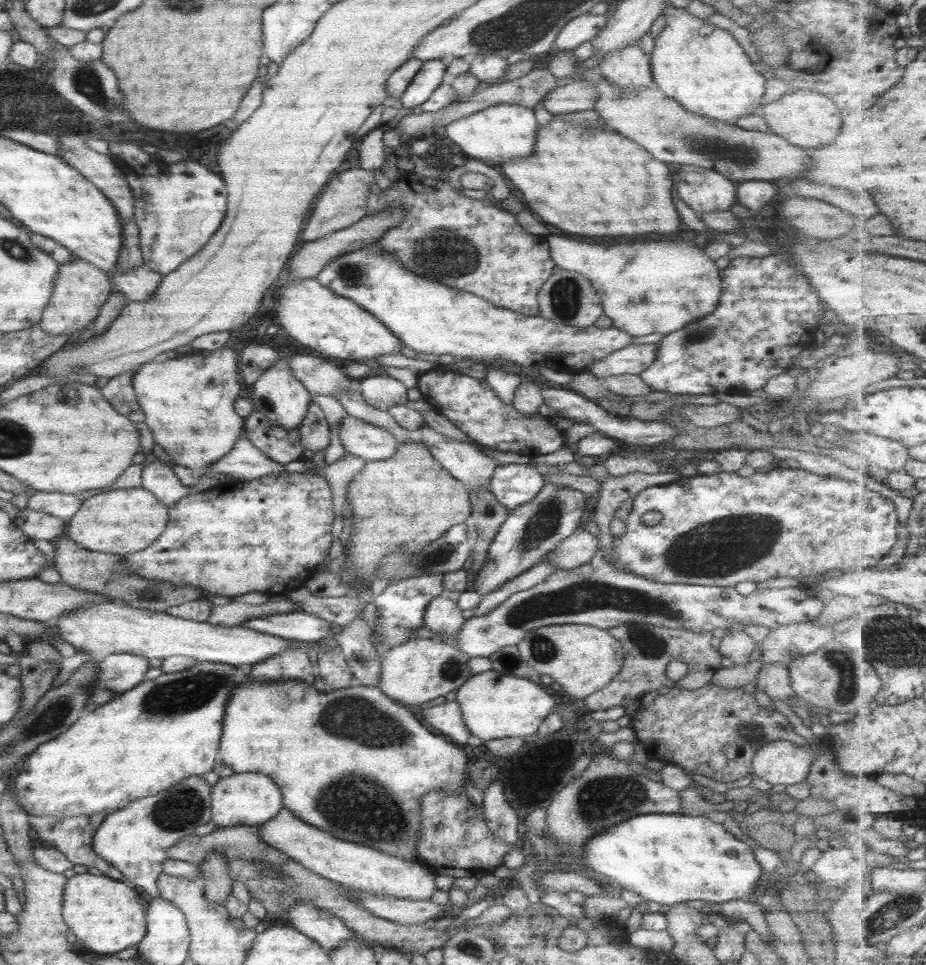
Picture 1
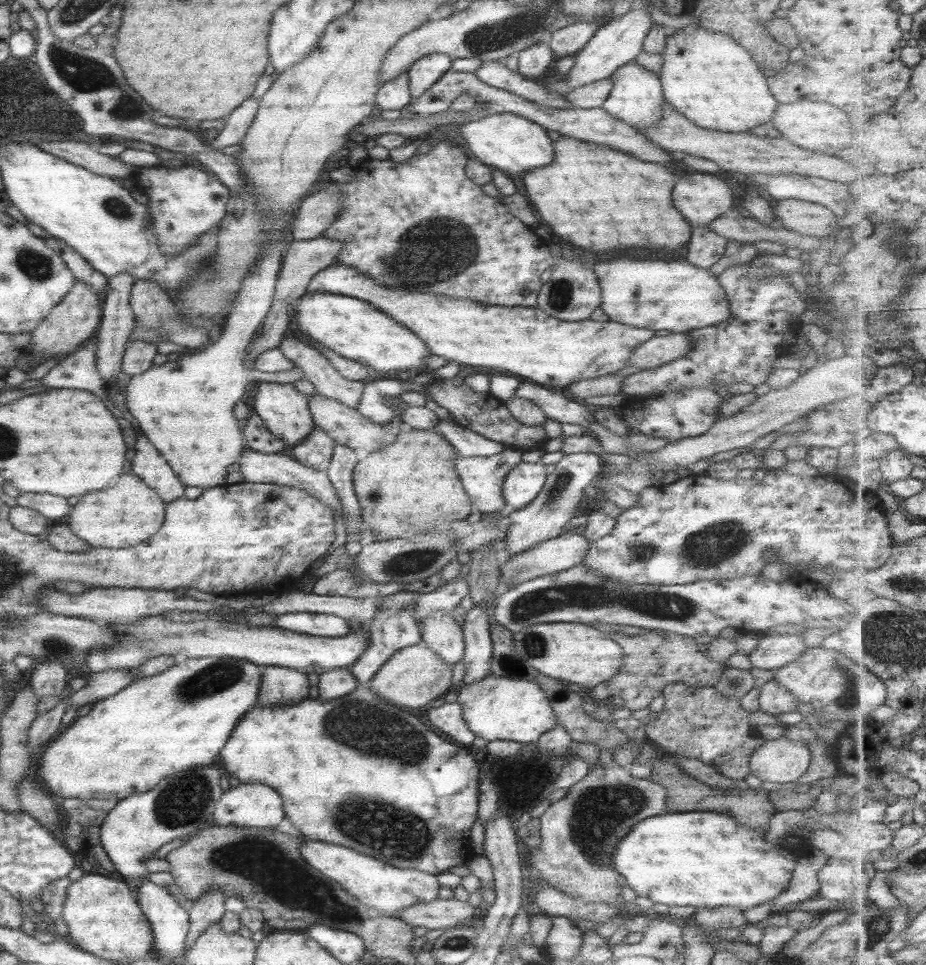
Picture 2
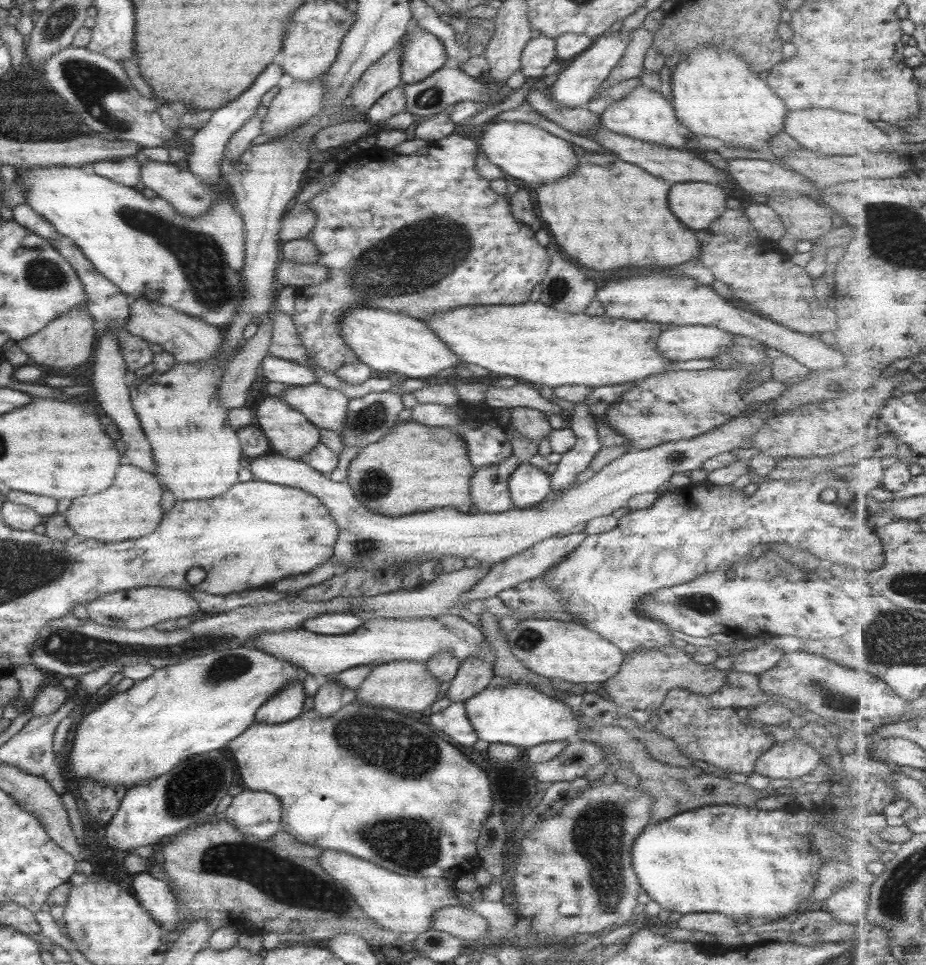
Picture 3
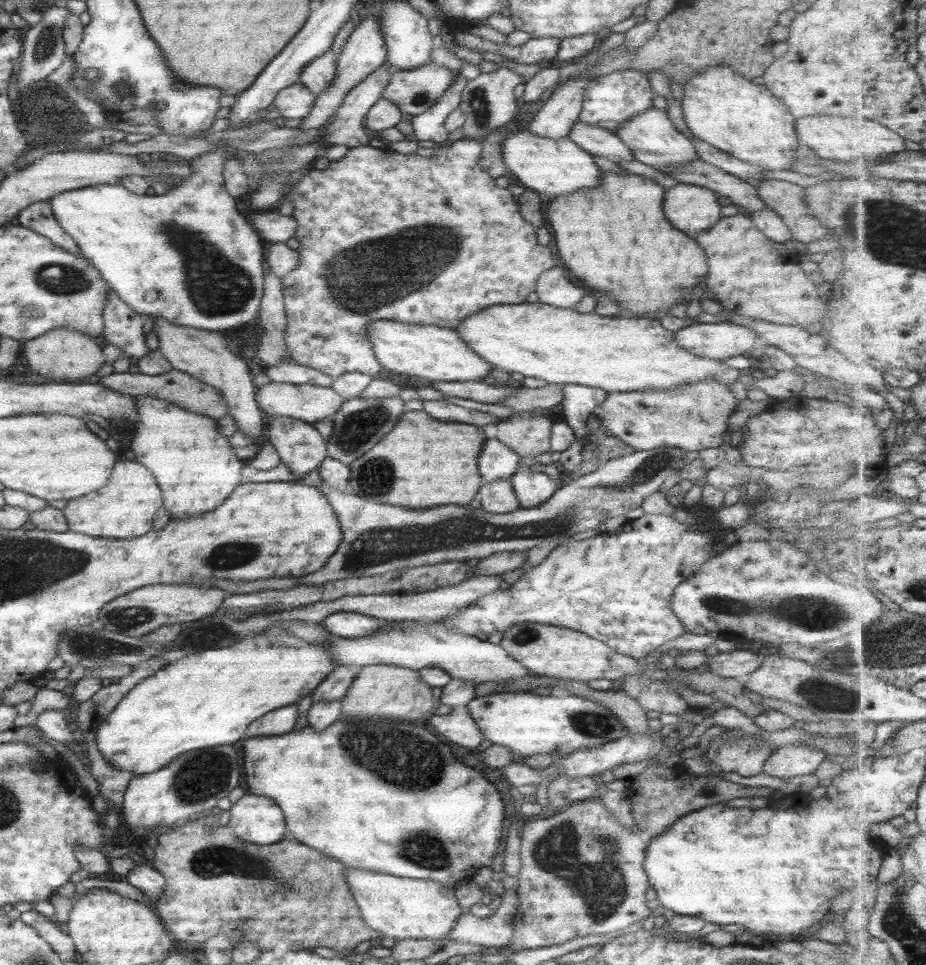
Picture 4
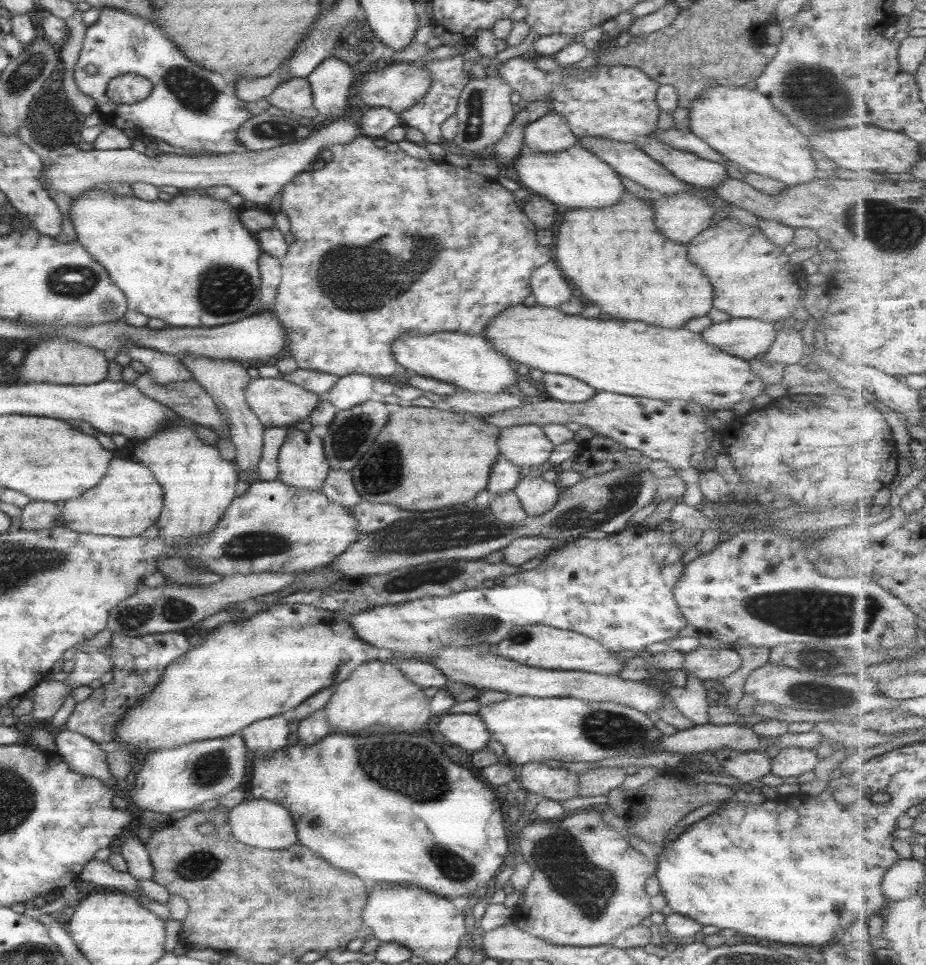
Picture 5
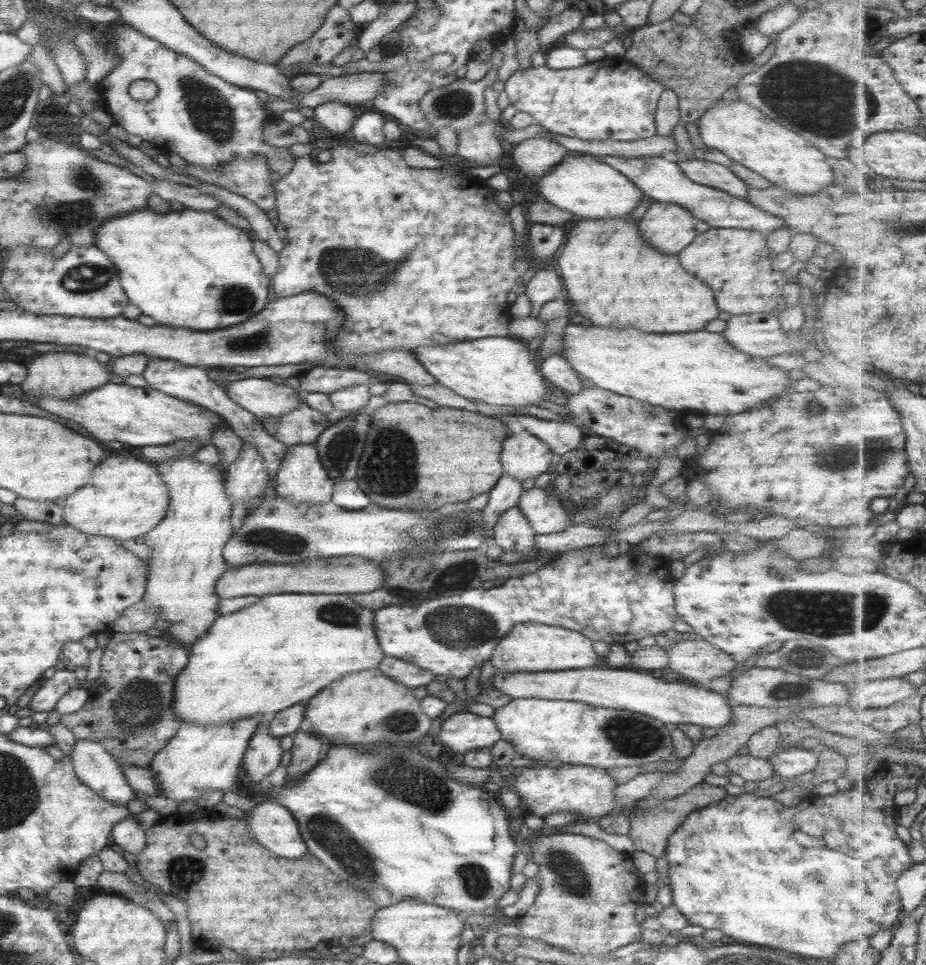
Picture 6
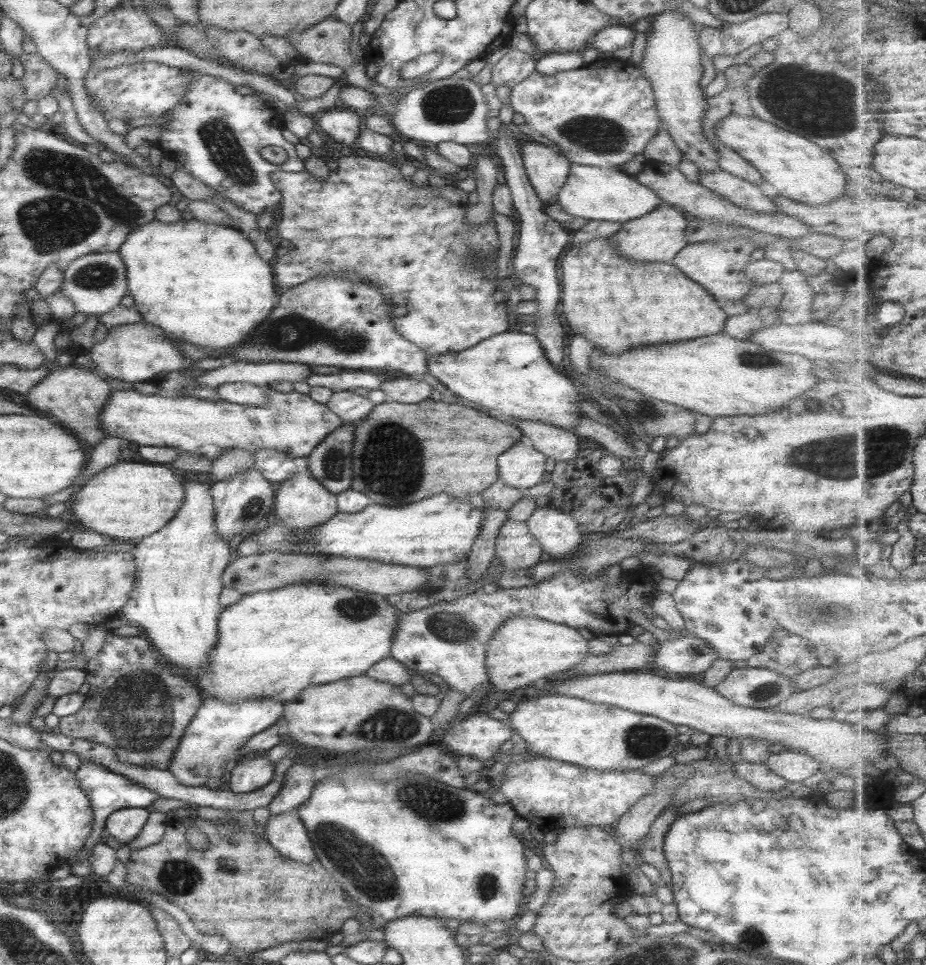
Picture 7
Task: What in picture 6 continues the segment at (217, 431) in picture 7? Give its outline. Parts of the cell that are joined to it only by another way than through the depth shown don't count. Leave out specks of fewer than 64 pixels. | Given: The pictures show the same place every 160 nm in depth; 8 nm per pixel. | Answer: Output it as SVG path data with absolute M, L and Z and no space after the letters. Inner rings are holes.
M105 383L75 398L37 400L37 406L59 418L77 422L95 442L121 442L129 446L164 446L178 441L199 441L205 445L211 439L216 426L222 426L222 418L197 405L171 398L157 390L131 387L123 383ZM298 394L300 401L294 409L276 417L263 417L260 420L262 429L271 439L281 442L286 449L297 444L314 444L318 434L331 423L331 419L322 412L305 404L304 395Z

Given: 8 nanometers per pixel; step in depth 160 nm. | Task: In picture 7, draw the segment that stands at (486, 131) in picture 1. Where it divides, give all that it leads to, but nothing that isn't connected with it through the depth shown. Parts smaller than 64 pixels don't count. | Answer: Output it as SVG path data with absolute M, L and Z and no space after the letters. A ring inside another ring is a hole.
M581 164L569 165L567 178L558 190L555 200L567 214L575 218L619 223L639 218L662 203L653 189L637 182L633 176L615 168L597 168Z

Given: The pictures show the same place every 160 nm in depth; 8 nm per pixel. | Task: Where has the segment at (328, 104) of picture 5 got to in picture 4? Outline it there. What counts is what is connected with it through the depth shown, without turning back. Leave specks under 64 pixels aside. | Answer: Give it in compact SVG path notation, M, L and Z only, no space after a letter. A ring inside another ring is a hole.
M329 48L321 56L314 58L303 67L298 82L301 83L313 97L317 97L334 79L336 69L336 54Z

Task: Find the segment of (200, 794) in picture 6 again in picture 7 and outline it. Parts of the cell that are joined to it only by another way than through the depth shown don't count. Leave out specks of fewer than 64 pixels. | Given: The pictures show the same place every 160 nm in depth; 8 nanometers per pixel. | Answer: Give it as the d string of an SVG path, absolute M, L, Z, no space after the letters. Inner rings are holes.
M205 695L201 697L201 704L197 707L191 722L185 727L167 768L178 779L179 784L185 786L203 787L209 778L215 777L221 779L223 783L227 775L224 764L228 761L228 758L232 757L236 750L240 749L244 742L254 734L266 730L277 721L281 721L282 717L283 704L267 697L241 699L236 703L224 703L215 697L206 697Z

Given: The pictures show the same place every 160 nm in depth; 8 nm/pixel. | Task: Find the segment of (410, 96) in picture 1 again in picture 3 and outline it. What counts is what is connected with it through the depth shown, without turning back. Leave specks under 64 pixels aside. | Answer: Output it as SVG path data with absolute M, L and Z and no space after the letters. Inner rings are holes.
M415 27L404 36L400 44L401 83L413 84L443 66L444 46L433 34Z

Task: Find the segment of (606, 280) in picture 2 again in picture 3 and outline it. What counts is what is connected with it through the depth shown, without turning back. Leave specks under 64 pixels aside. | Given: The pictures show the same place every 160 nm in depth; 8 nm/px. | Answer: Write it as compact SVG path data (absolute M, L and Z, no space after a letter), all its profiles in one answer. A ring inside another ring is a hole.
M659 270L653 274L611 280L595 291L594 298L601 303L604 315L609 318L647 321L658 325L712 326L732 335L756 340L766 348L779 350L781 354L802 364L809 372L839 368L846 362L844 356L826 337L801 334L779 326L772 320L738 306L732 300L720 297L709 285L700 285L683 274L669 278Z

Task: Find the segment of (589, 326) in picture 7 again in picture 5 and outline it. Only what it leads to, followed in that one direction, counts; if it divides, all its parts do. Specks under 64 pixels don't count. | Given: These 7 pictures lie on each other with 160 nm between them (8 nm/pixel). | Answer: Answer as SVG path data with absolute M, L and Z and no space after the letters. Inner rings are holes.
M624 189L622 197L617 202L617 206L609 206L609 208L601 208L601 210L585 209L579 210L567 209L569 212L565 212L565 218L559 218L559 230L555 234L557 242L555 242L555 264L558 269L561 270L561 274L571 284L573 284L574 292L584 301L585 304L597 306L601 310L601 314L607 314L609 318L617 318L617 320L625 320L633 322L645 322L649 326L657 326L661 328L679 328L684 325L685 322L705 316L709 309L712 307L712 286L705 278L705 275L701 274L701 271L692 263L688 261L686 257L686 246L673 243L666 238L663 238L659 232L657 232L656 226L653 224L653 211L651 203L643 203L643 199L637 199L633 197L629 192Z

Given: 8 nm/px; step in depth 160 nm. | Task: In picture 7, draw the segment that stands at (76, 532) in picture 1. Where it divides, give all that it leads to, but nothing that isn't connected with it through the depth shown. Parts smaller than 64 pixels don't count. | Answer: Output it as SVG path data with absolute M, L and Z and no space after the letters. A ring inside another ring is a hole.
M138 460L119 462L95 474L73 496L66 516L79 528L85 526L112 540L131 540L132 544L173 519L184 497L181 482L180 474L168 466Z

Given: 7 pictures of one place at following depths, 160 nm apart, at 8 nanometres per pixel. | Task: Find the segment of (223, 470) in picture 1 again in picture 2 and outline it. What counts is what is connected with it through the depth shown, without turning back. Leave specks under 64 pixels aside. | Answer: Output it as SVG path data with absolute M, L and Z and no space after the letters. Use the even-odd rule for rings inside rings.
M248 449L243 450L236 463L239 466L238 472L243 476L243 482L249 484L271 484L275 486L296 487L304 491L305 494L312 496L319 503L325 504L331 513L335 516L341 515L341 506L337 500L336 492L326 478L323 471L309 469L307 466L302 466L289 456L288 453L283 455L263 454Z

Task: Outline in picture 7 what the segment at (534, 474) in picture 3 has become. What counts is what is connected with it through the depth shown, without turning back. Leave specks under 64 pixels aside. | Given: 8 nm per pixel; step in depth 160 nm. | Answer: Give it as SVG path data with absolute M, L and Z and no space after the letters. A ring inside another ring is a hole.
M549 506L535 508L524 523L541 547L541 561L569 558L578 550L584 536L570 515Z

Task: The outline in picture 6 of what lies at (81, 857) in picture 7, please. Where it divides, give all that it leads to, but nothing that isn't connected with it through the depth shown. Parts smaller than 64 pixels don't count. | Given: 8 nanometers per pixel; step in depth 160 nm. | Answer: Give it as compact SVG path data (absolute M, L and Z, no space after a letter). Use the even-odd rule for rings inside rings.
M76 740L68 756L77 780L97 796L121 805L136 798L118 762L98 742Z

